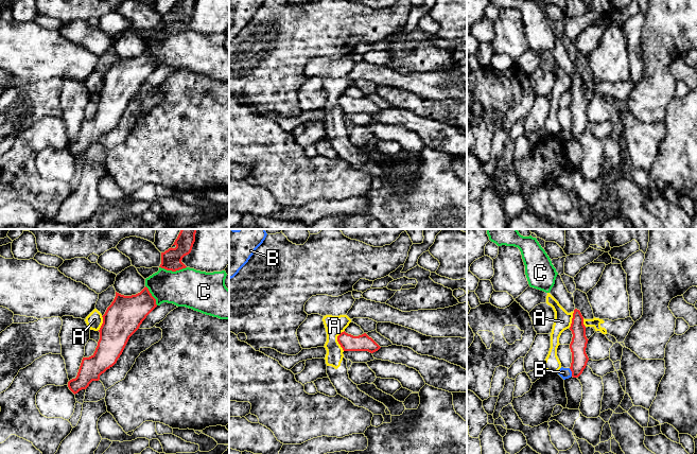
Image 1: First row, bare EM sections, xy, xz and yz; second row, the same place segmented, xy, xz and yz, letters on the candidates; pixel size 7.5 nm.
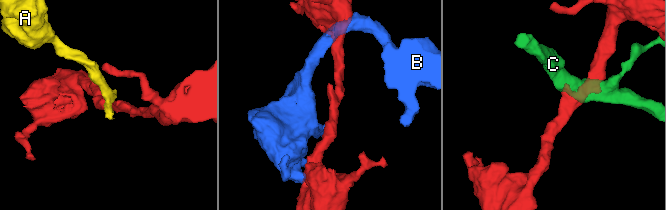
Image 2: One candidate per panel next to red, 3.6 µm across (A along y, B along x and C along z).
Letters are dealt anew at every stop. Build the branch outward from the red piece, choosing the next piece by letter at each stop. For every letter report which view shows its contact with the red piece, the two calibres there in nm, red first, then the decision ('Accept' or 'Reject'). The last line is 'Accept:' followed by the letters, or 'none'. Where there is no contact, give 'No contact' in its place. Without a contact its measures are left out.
A: Touches red in xz. Thickness 130 nm (red) against 150 nm. Reject
B: Touches red in yz. Thickness 130 nm (red) against 80 nm. Reject
C: Touches red in xy. Thickness 160 nm (red) against 300 nm. Reject
Accept: none

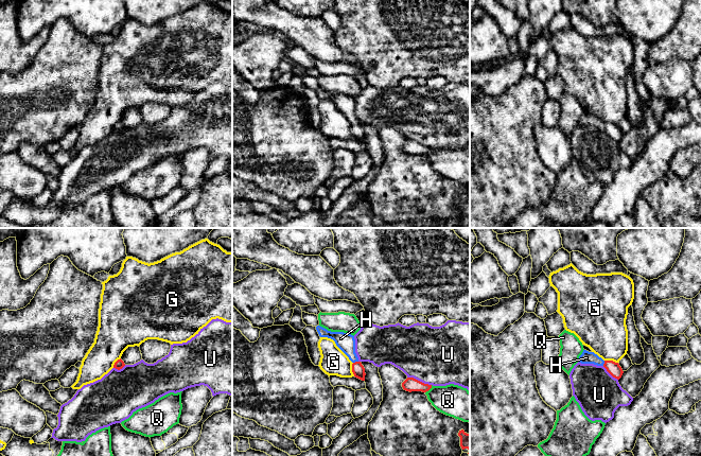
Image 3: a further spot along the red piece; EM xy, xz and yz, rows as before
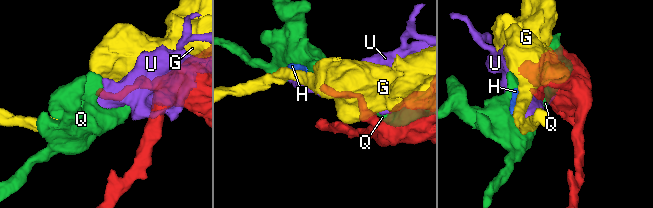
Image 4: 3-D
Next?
G: Touches red in xz. Thickness 90 nm (red) against 200 nm. Reject
H: Touches red in xz. Thickness 90 nm (red) against 140 nm. Accept
Q: Touches red in xz. Thickness 110 nm (red) against 240 nm. Reject
U: Touches red in xz. Thickness 110 nm (red) against 440 nm. Reject
Accept: H

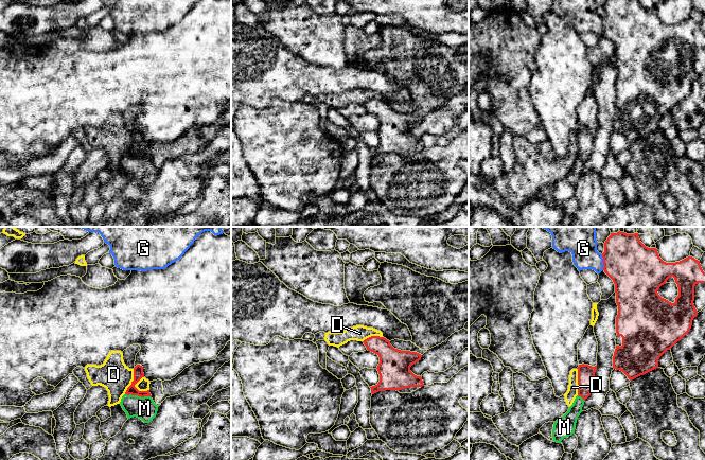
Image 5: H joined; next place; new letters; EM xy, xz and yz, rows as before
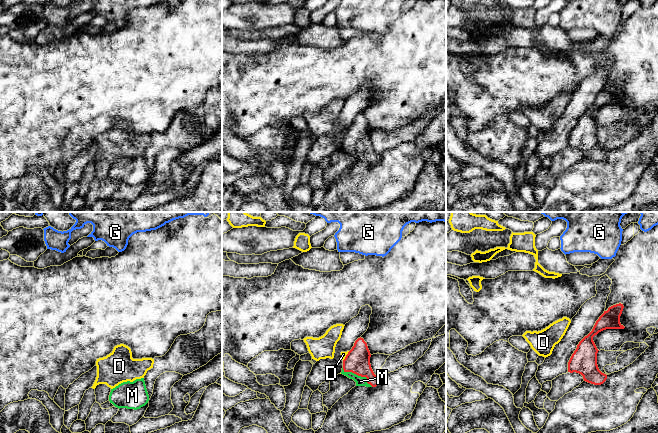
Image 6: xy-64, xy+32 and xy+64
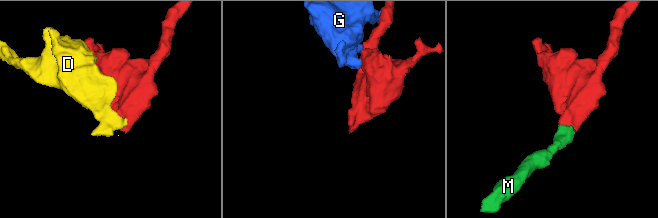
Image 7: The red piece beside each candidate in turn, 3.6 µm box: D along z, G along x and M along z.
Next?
D: Touches red in yz. Thickness 130 nm (red) against 80 nm. Reject
G: Touches red in yz. Thickness 380 nm (red) against 240 nm. Reject
M: Touches red in xy. Thickness 80 nm (red) against 170 nm. Accept
Accept: M

